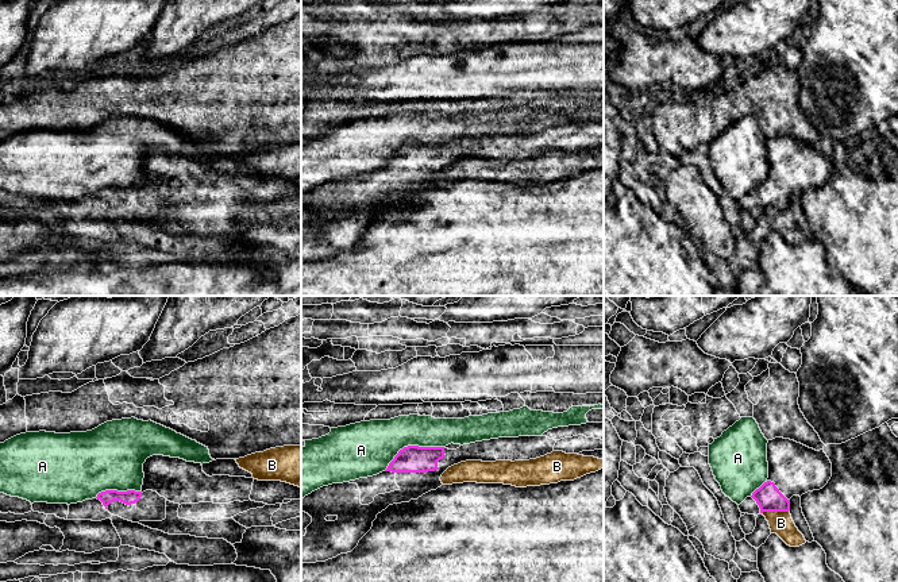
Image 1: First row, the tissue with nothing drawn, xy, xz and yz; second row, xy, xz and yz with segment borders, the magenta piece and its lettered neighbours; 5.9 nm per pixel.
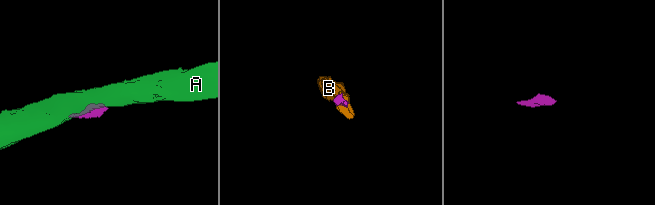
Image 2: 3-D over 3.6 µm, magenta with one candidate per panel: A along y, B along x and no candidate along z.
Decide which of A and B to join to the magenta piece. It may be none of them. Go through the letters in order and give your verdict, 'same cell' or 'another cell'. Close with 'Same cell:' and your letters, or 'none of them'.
A: another cell
B: another cell
Same cell: none of them

